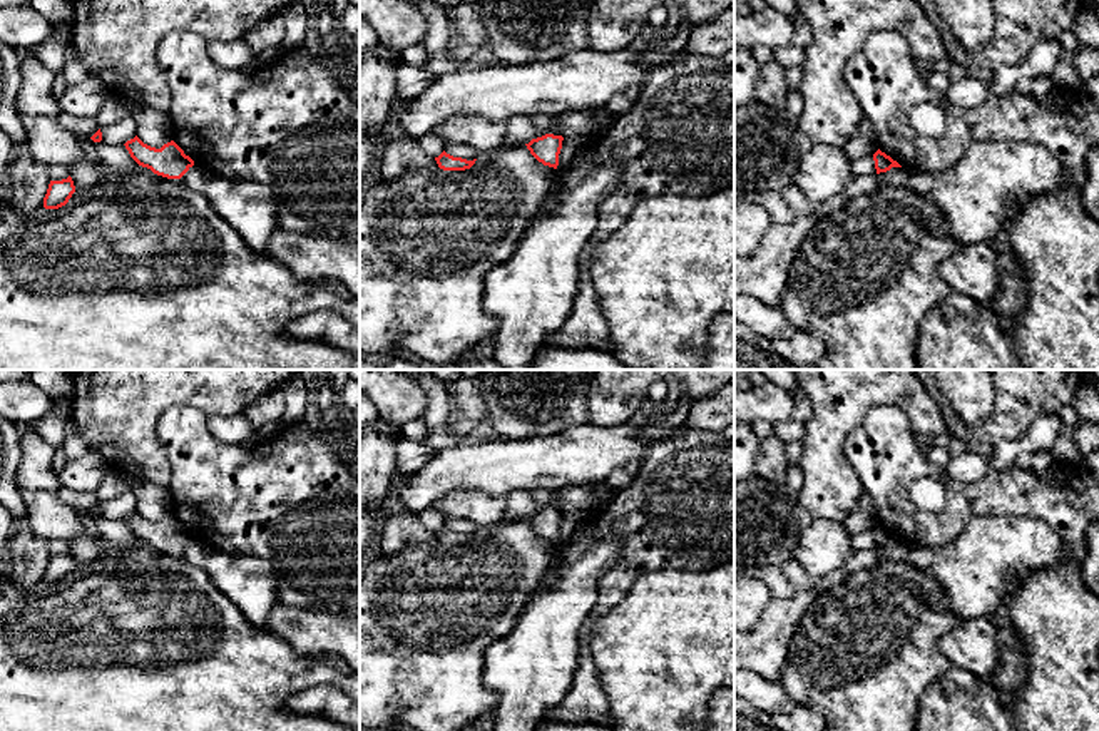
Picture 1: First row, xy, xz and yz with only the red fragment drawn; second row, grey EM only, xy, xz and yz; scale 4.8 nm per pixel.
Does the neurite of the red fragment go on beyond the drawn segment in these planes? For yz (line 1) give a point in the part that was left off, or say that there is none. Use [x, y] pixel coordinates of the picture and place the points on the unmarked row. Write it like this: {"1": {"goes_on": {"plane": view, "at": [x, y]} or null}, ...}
{"1": {"goes_on": null}}

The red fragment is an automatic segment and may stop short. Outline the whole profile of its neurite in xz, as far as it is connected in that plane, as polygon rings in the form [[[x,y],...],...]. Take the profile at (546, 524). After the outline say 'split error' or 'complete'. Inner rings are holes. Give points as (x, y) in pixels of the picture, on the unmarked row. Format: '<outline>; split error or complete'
[[[545,509],[542,512],[532,514],[525,520],[539,537],[557,544],[562,515],[562,510]]]; complete

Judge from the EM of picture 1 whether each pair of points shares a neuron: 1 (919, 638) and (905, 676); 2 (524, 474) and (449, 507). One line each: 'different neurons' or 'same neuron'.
1: same neuron
2: different neurons

